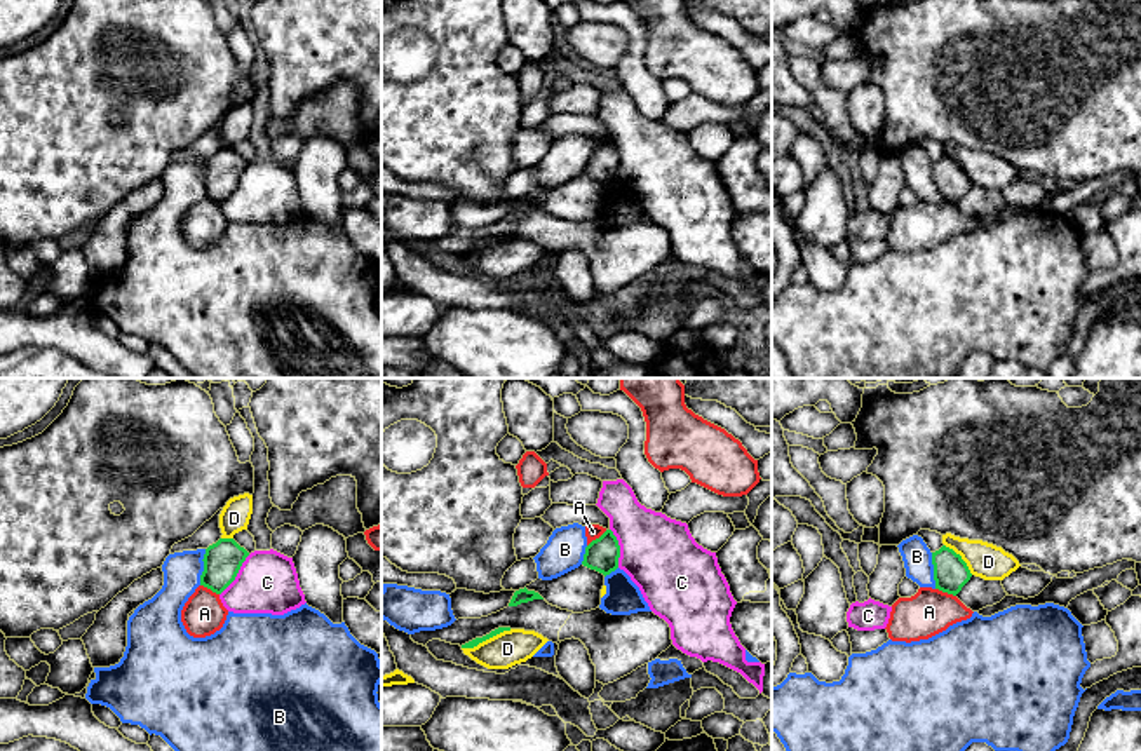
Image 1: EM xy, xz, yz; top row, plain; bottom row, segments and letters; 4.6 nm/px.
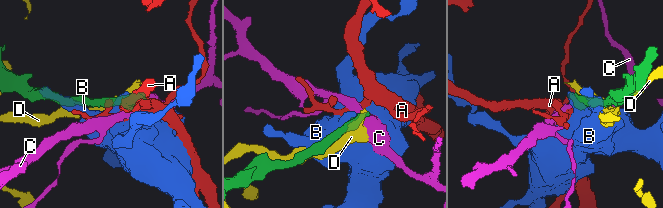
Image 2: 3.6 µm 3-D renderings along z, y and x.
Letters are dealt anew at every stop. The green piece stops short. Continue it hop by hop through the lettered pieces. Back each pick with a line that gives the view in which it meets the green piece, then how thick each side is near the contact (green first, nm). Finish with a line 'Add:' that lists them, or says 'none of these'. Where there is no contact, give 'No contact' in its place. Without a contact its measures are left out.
Add: none of these

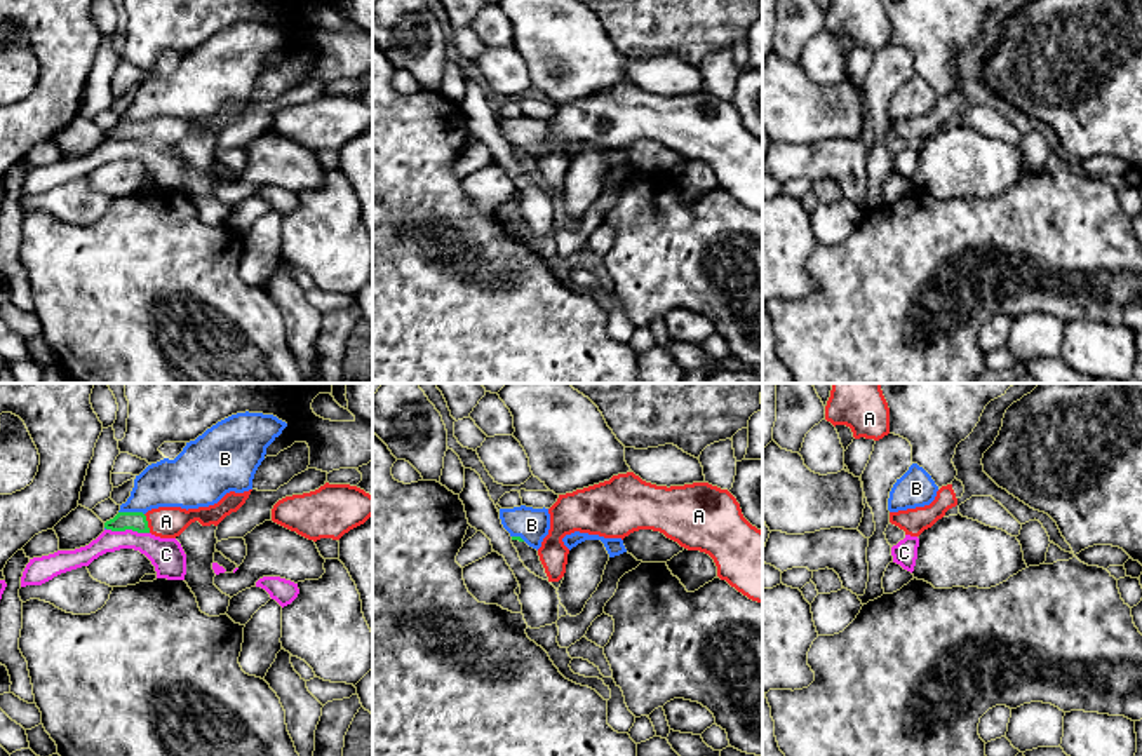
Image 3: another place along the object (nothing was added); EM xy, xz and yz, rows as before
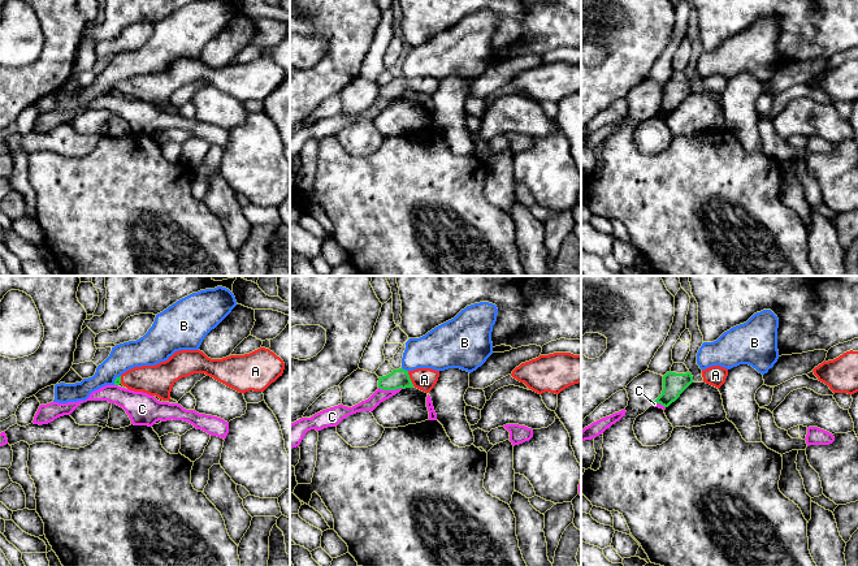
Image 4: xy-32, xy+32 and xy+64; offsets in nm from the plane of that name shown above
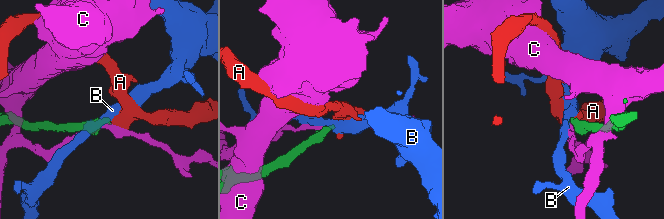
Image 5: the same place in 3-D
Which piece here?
A: Touches green in xy. Thickness 90 nm (green) against 140 nm
Add: A

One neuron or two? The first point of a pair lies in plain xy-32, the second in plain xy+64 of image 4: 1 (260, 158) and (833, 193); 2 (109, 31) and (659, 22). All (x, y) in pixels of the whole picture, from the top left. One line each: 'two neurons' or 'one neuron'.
1: one neuron
2: two neurons

